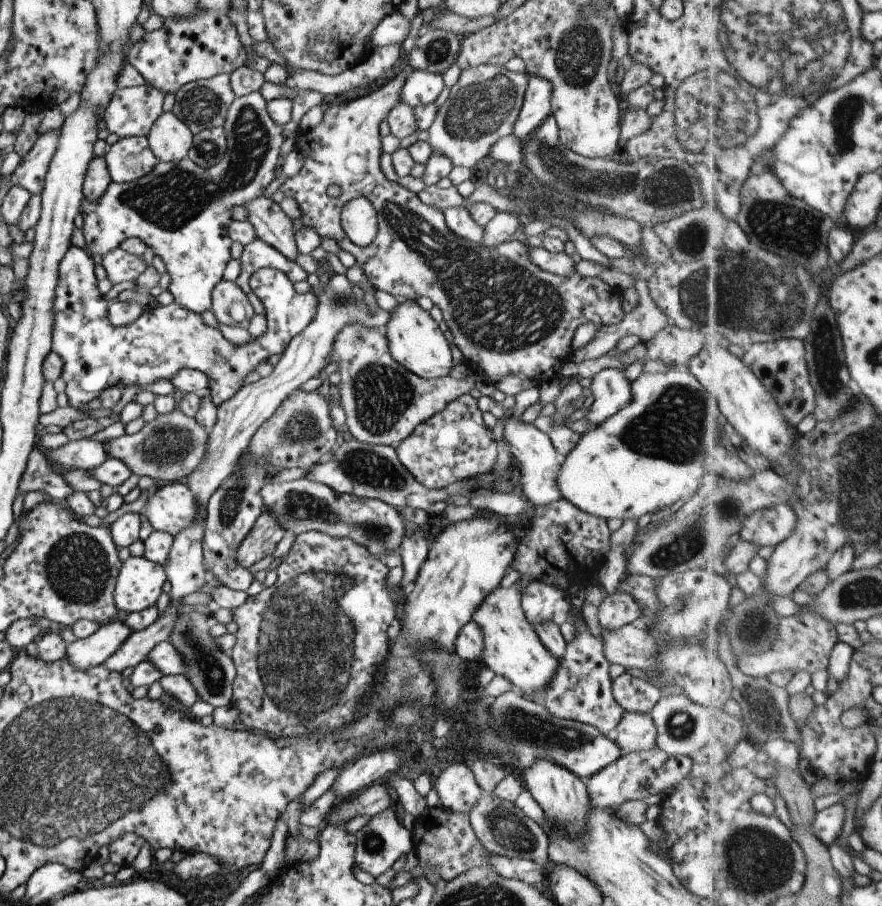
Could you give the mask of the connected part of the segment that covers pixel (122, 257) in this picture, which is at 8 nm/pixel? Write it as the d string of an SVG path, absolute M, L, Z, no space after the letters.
M120 247L105 254L102 260L107 278L113 285L123 282L134 283L147 268L141 256L129 254Z

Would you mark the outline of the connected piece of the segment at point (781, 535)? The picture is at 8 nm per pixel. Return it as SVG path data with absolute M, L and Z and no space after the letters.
M776 504L748 516L735 541L741 539L762 546L778 547L796 531L797 514L790 505Z

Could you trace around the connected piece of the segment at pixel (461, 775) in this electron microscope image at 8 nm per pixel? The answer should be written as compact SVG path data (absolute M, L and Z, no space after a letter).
M462 763L442 766L442 772L435 778L435 787L441 805L452 812L469 813L482 796L470 767Z

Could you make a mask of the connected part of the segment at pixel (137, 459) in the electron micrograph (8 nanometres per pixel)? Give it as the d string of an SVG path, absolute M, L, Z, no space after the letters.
M175 408L168 414L157 414L152 422L145 423L140 432L107 440L103 446L106 456L122 460L134 474L174 484L184 482L196 470L204 456L206 444L207 429L200 426L196 418L188 418L182 410Z

